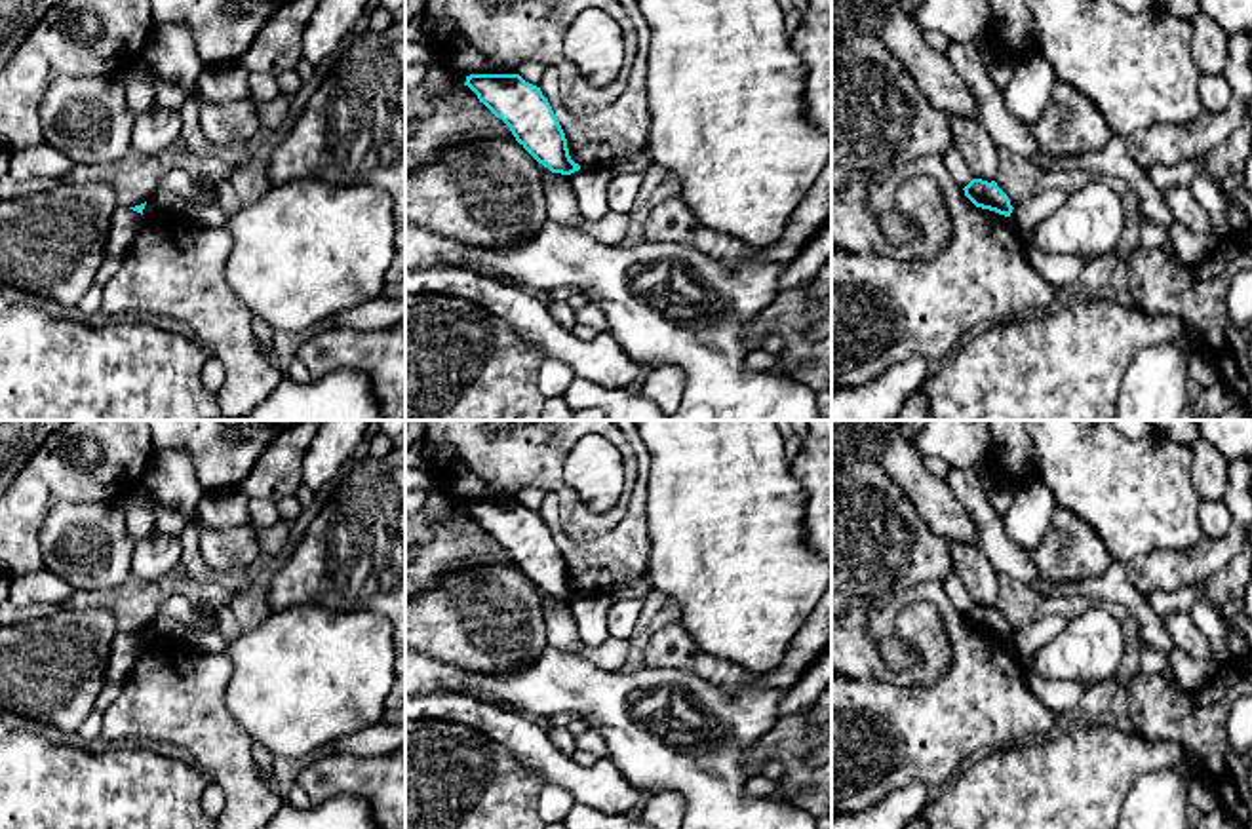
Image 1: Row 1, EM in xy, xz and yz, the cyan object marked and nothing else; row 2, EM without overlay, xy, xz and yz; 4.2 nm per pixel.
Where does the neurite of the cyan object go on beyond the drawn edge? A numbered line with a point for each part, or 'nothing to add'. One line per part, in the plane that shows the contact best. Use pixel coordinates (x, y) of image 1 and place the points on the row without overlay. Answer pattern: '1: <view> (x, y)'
nothing to add

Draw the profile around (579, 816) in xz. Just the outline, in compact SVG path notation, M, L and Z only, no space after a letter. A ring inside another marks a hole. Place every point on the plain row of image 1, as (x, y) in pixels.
M575 804L563 823L565 829L653 829L637 816L605 814L582 804Z

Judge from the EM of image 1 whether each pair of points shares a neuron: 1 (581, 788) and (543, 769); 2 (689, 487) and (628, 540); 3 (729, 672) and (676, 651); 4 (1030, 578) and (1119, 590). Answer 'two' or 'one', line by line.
1: one
2: two
3: one
4: one

